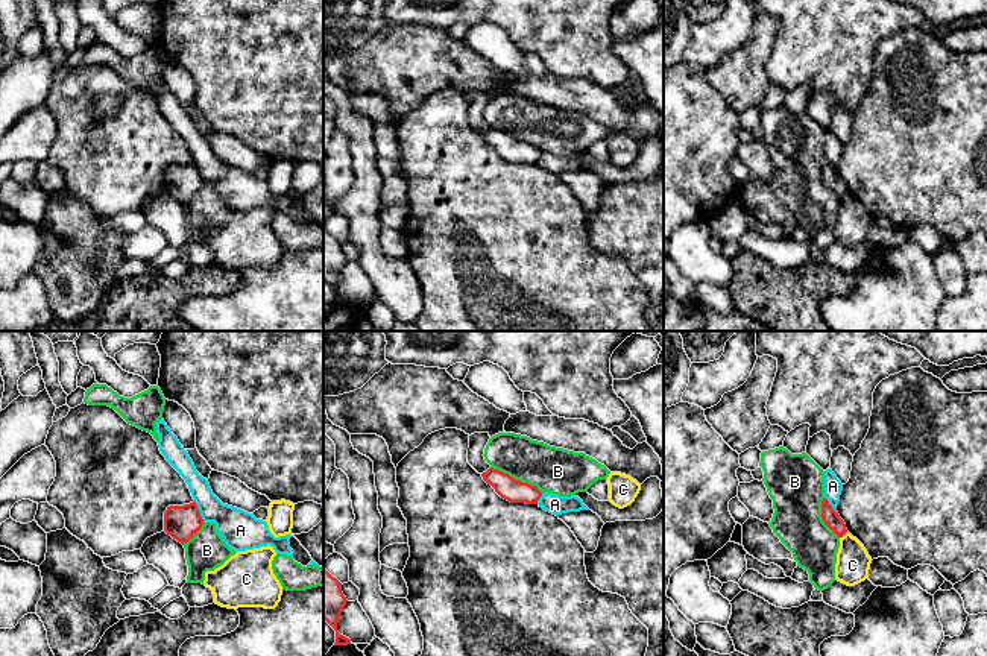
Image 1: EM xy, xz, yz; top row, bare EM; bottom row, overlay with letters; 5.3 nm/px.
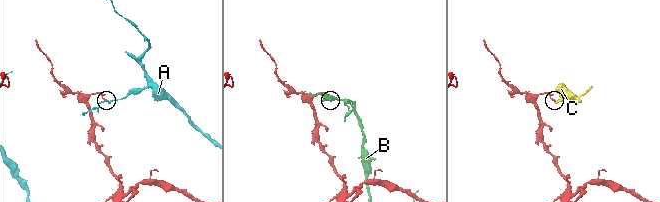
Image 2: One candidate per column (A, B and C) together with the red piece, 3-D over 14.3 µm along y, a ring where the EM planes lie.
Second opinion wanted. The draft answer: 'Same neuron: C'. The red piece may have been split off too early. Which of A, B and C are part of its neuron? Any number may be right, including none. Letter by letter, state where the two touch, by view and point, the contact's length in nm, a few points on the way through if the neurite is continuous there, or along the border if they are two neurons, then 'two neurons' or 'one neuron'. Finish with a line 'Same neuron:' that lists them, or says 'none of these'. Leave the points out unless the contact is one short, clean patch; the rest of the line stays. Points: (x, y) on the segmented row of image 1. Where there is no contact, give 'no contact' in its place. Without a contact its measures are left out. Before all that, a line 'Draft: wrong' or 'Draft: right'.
Draft: wrong
A: xy (199, 512) | 130 nm | along xy (193, 501), (204, 521) | two neurons
B: xz (517, 480) | 320 nm | two neurons
C: yz (843, 535) | 60 nm | along yz (848, 532), (840, 538) | two neurons
Same neuron: none of these

